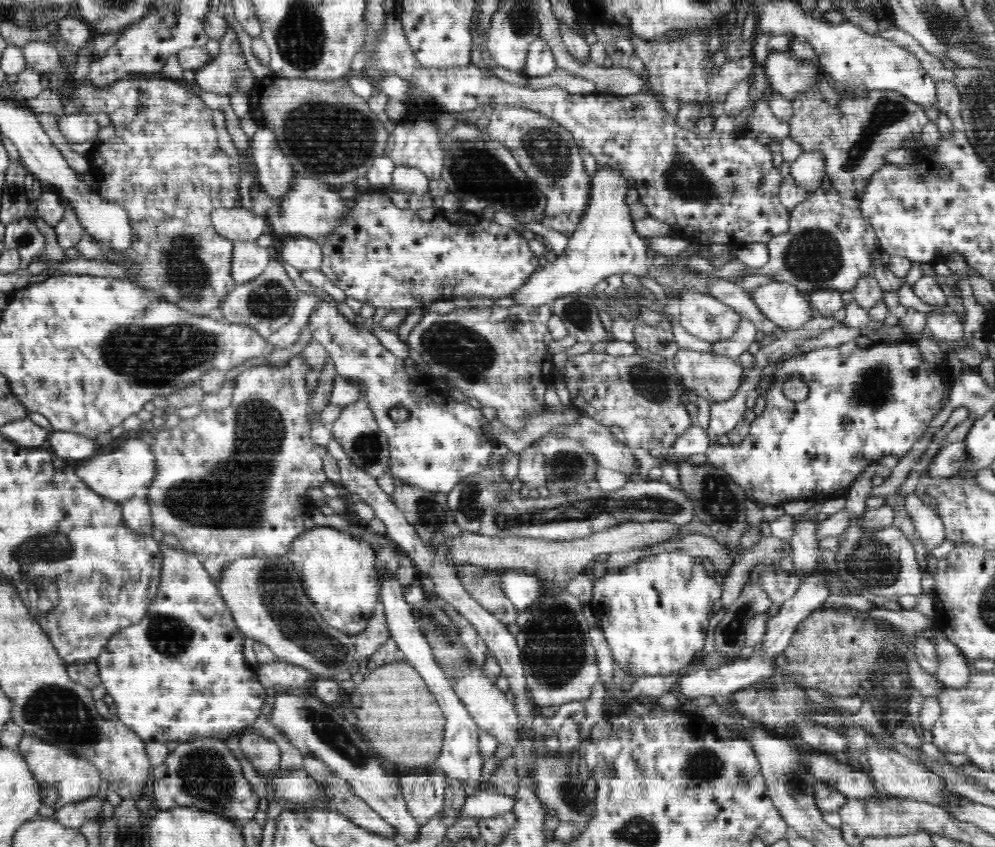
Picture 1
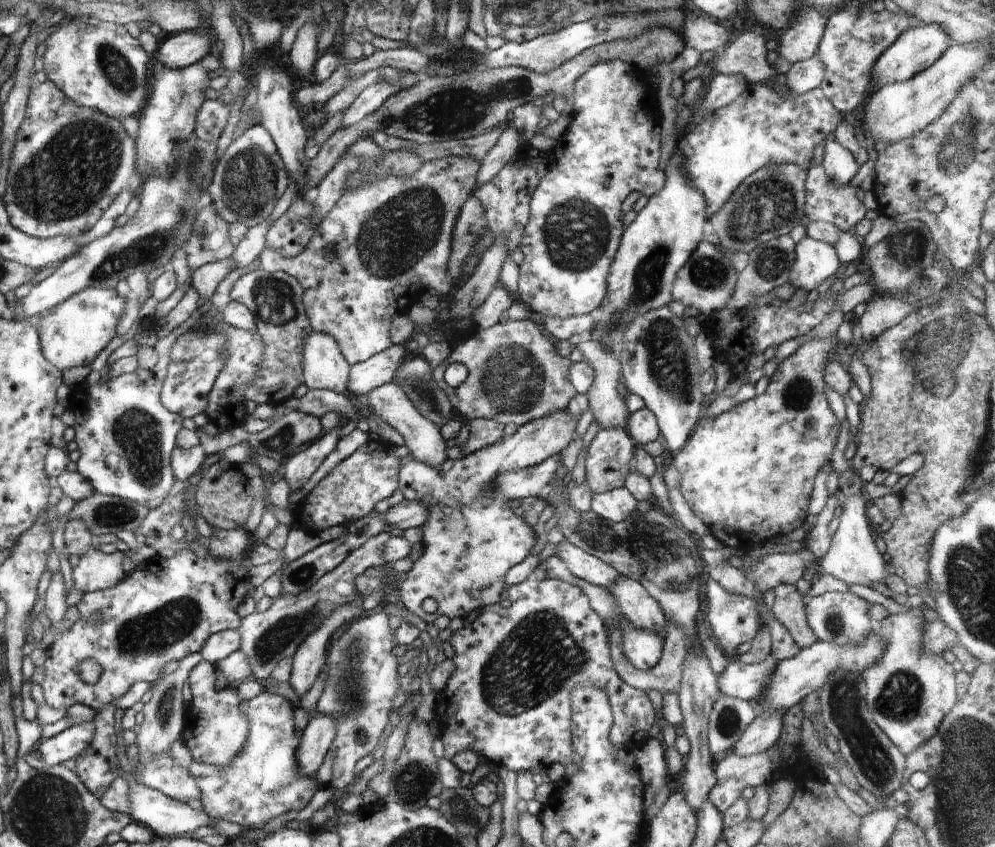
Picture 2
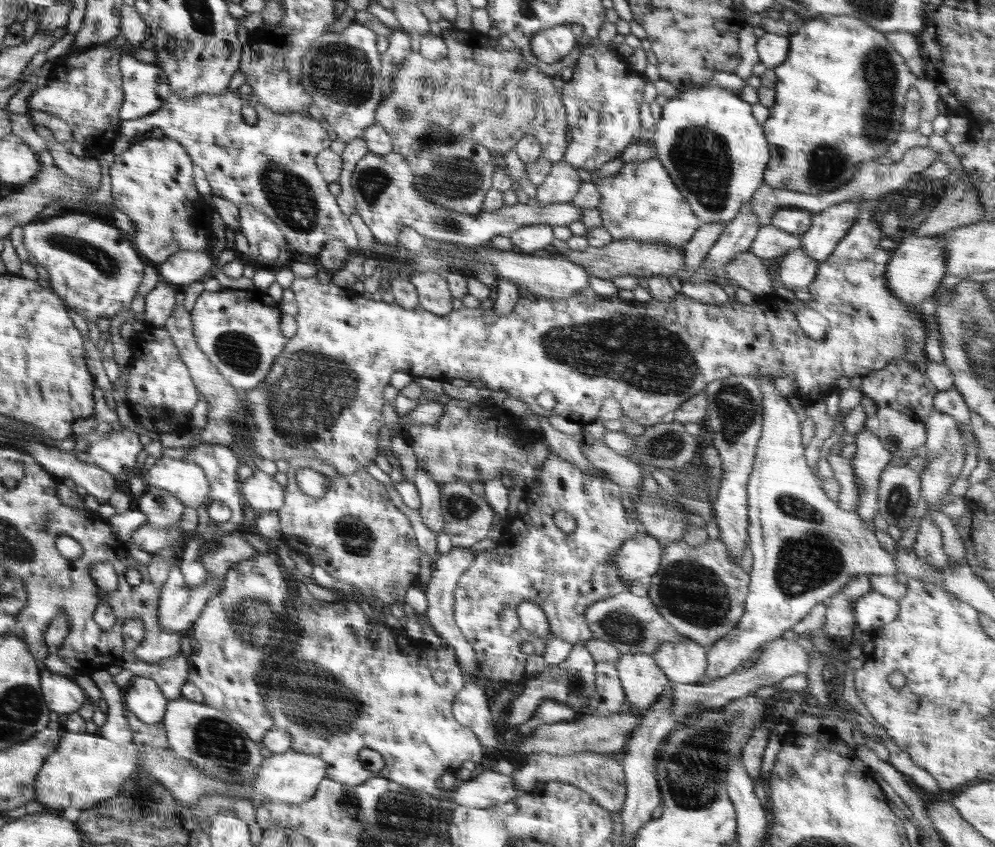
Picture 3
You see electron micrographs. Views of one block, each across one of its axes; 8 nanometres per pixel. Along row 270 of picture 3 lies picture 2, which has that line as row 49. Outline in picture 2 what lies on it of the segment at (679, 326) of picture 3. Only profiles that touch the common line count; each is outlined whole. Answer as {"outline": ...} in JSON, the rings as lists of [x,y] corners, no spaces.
{"outline":[[[855,2],[845,3],[837,7],[835,13],[828,16],[824,34],[818,45],[817,57],[825,66],[825,75],[822,79],[822,92],[832,103],[832,106],[843,114],[851,113],[860,104],[865,104],[871,84],[871,70],[882,53],[902,34],[910,28],[910,14],[904,11],[892,13],[887,9],[881,12],[872,12],[867,5],[858,5]]]}

